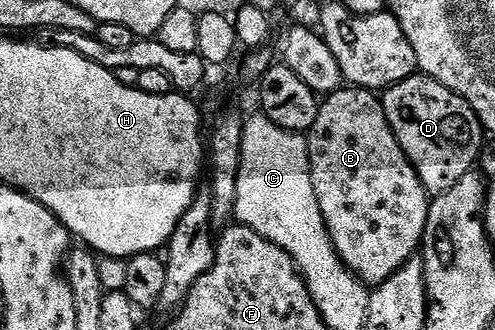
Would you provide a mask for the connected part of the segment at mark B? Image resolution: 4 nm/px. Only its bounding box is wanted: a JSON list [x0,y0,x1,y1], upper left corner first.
[305,88,431,288]

